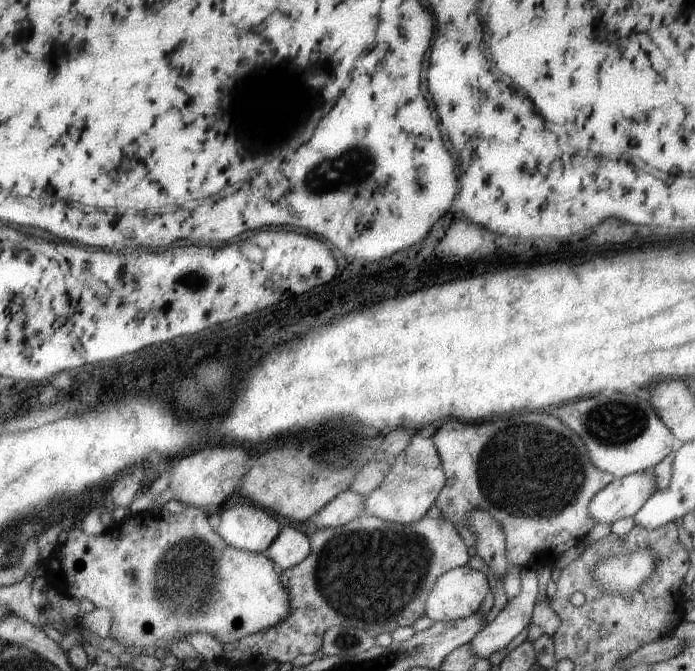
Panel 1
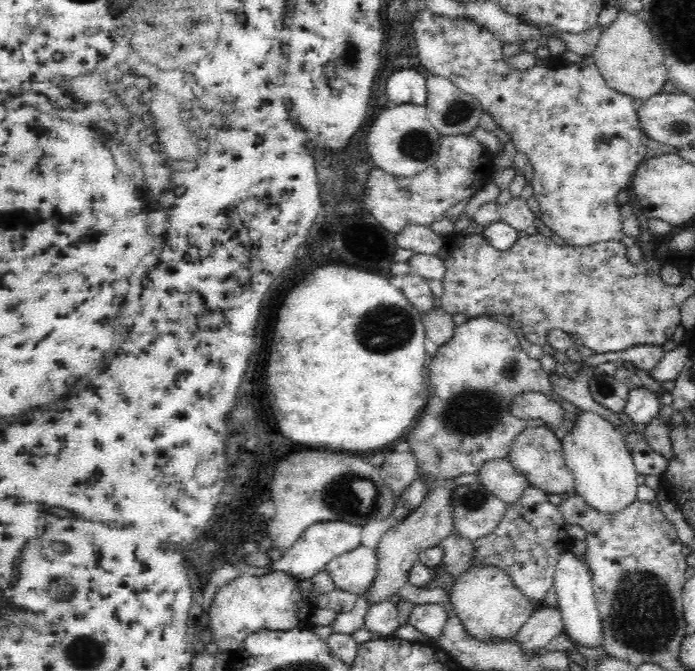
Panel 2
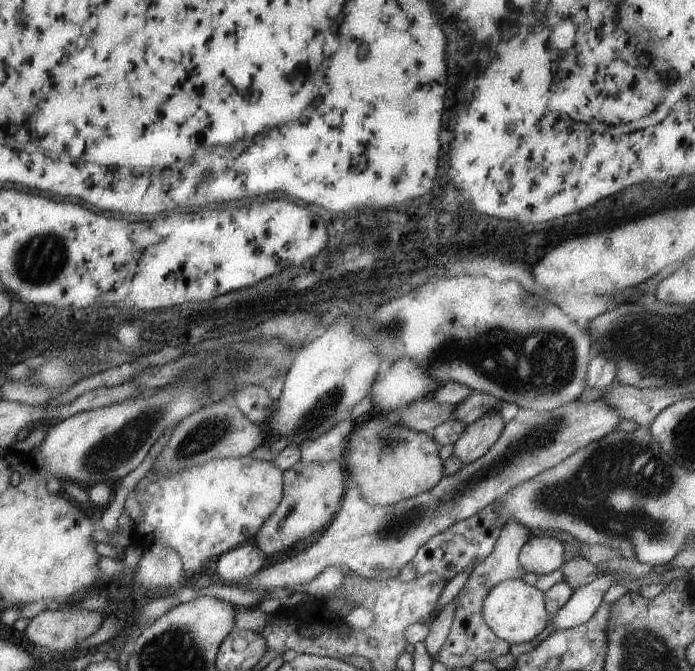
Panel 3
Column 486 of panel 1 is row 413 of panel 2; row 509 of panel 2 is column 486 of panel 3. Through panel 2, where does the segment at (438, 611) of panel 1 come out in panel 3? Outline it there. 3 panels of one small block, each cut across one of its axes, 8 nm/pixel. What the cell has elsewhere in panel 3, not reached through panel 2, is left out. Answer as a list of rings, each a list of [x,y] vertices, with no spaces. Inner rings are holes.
[[[507,579],[489,589],[483,600],[483,620],[491,632],[511,644],[529,642],[545,628],[548,612],[544,606],[544,592],[521,579]]]

